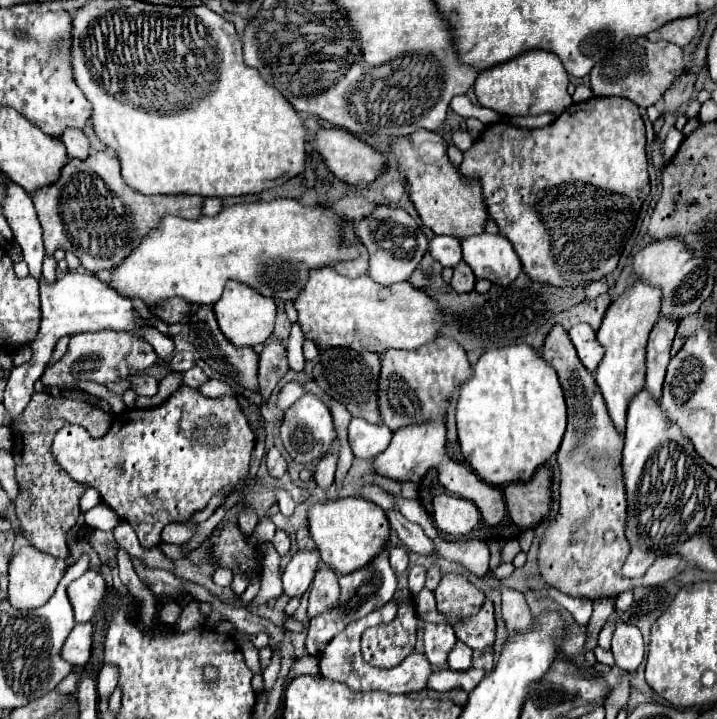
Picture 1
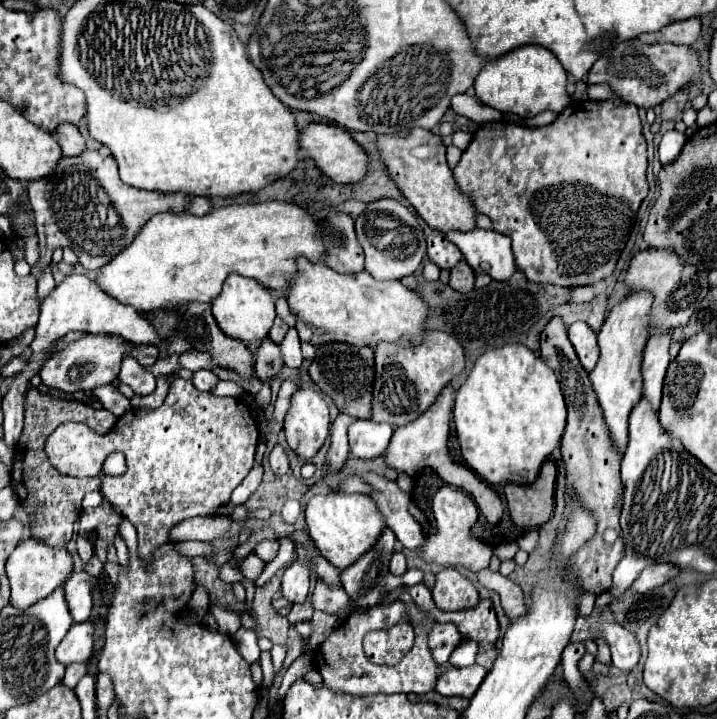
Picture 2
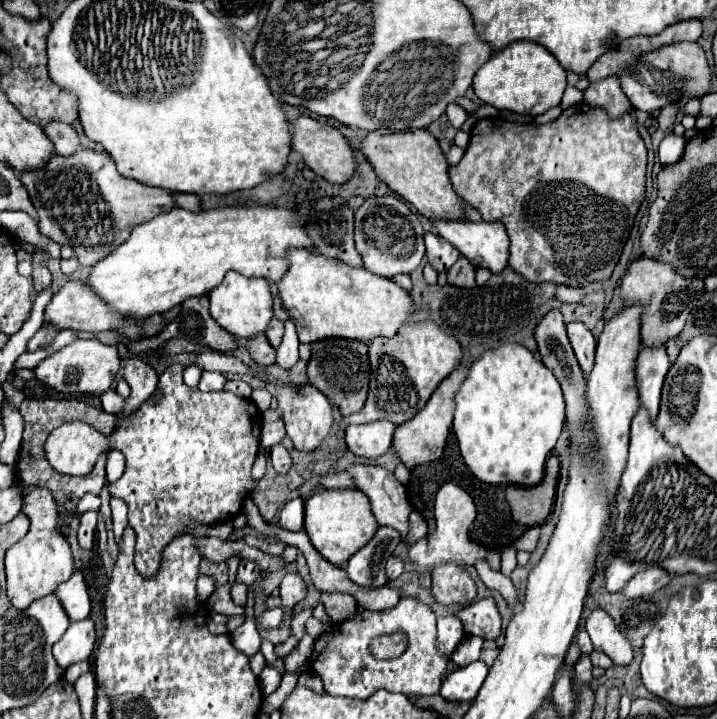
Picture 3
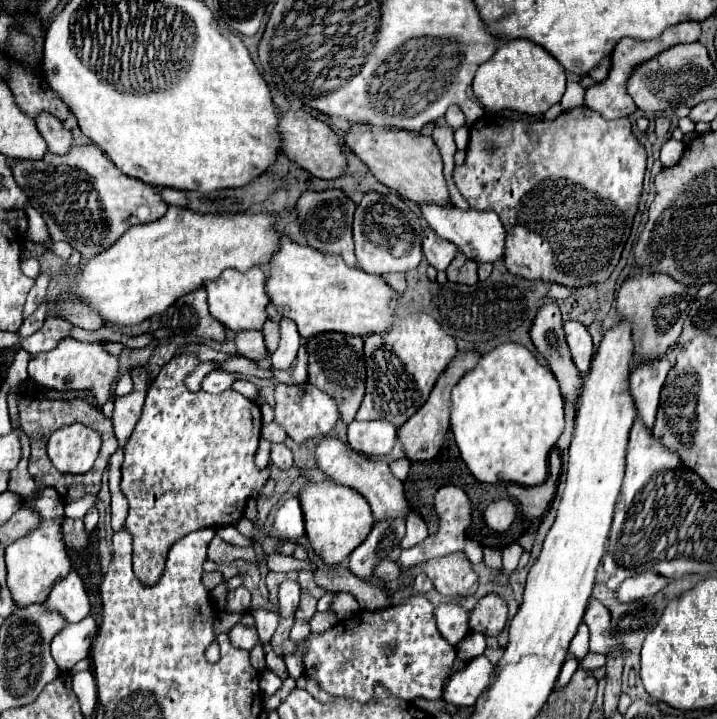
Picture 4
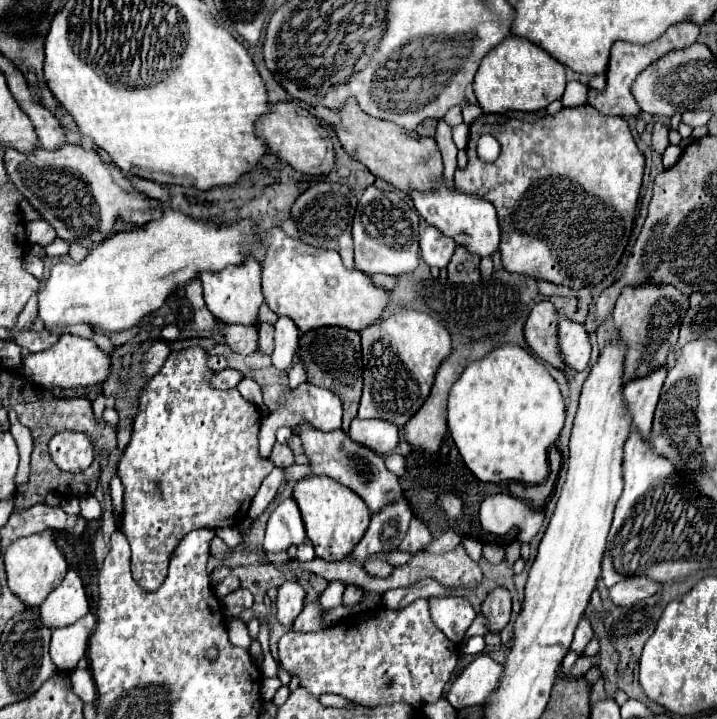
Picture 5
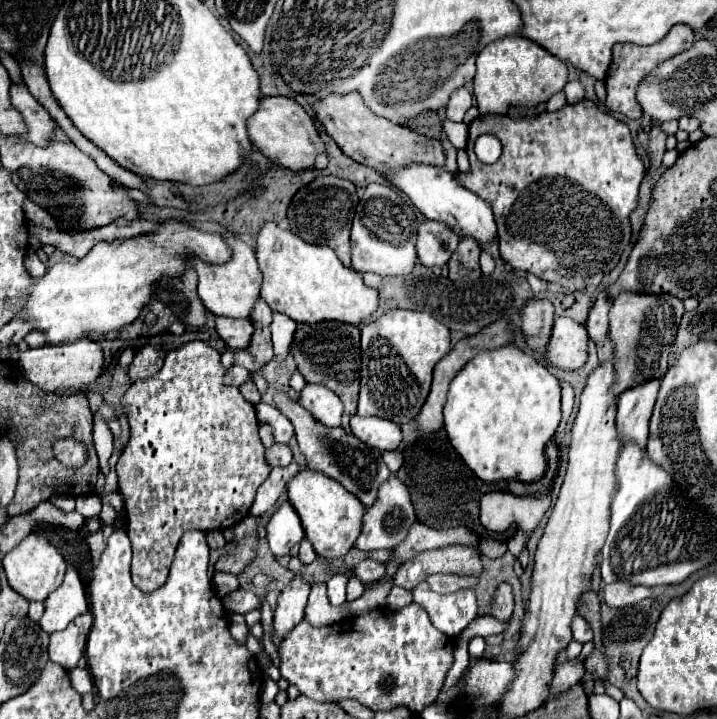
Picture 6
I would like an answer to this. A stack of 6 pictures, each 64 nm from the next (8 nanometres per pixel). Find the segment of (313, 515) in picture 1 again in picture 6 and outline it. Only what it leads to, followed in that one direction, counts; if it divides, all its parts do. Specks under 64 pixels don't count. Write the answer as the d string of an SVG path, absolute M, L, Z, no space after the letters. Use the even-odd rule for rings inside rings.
M304 468L288 482L288 502L296 508L302 520L304 536L312 542L314 550L322 558L342 558L360 536L360 520L364 516L364 504L356 500L342 484L330 480L322 472Z

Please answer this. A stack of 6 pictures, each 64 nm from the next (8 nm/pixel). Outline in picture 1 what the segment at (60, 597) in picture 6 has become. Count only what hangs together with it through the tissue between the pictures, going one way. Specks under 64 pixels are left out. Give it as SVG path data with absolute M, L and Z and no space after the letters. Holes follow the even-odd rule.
M86 570L80 578L68 584L68 598L74 608L76 622L88 622L94 616L98 604L102 602L104 590L106 582L94 570Z

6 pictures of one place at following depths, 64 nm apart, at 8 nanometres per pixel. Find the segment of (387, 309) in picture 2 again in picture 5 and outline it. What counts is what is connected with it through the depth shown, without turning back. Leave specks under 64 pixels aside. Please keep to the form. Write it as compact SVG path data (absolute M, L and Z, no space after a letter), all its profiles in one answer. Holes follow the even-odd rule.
M278 226L262 236L262 244L266 246L262 260L262 294L270 310L278 316L292 318L304 332L320 326L362 330L380 320L388 304L388 290L374 286L360 270L344 268L336 252L304 244L284 234Z

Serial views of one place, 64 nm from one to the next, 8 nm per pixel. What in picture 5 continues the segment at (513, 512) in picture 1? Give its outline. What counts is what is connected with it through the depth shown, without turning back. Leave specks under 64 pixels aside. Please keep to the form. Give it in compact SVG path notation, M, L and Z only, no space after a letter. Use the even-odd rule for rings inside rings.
M550 448L548 452L550 456L550 474L548 478L542 482L542 484L520 484L520 482L510 482L510 494L520 498L520 500L526 500L530 502L532 506L544 506L546 500L550 498L552 490L554 490L554 484L556 484L556 478L558 478L558 470L560 470L560 452L558 448Z

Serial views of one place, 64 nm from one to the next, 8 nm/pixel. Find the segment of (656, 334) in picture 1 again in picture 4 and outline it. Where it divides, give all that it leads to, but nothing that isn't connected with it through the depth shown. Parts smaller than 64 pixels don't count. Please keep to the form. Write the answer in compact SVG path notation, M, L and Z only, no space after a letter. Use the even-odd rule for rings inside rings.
M664 358L656 360L656 364L648 364L648 368L636 368L636 372L630 374L630 394L634 398L638 418L646 428L654 426L660 390L664 386L668 370L670 362Z

